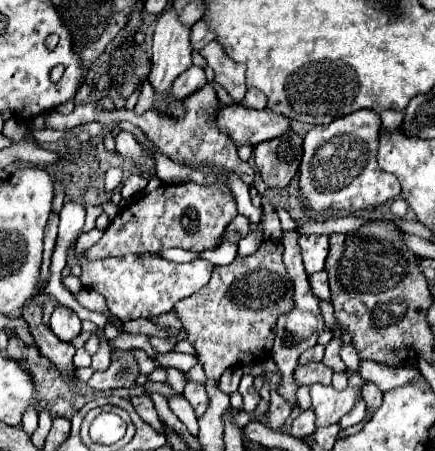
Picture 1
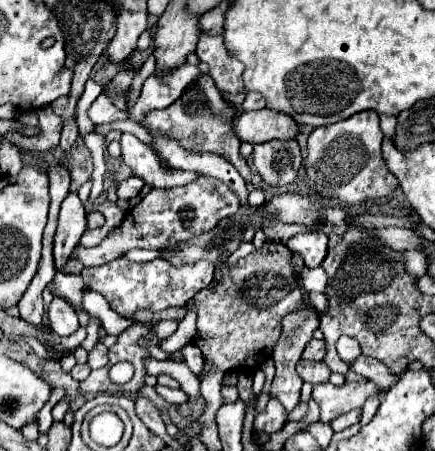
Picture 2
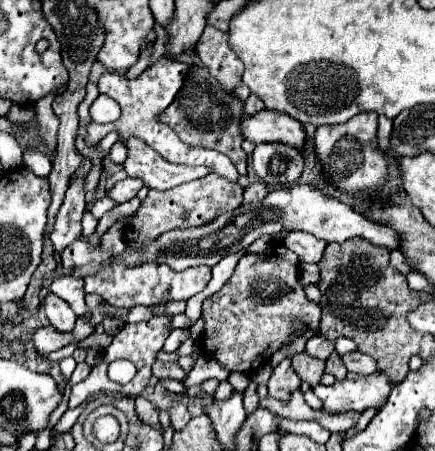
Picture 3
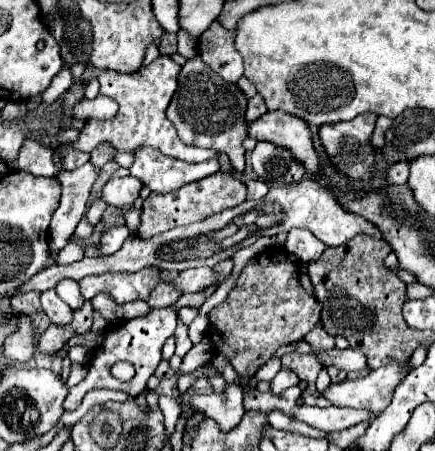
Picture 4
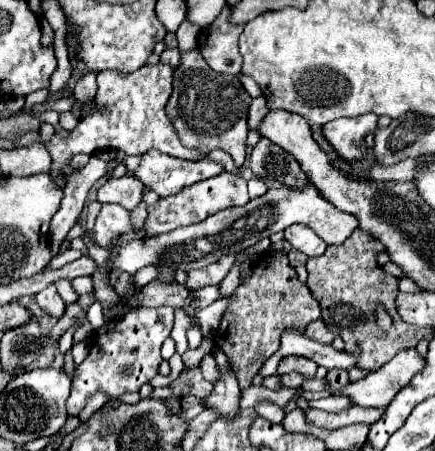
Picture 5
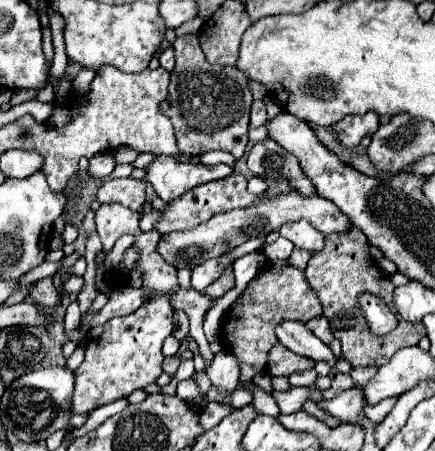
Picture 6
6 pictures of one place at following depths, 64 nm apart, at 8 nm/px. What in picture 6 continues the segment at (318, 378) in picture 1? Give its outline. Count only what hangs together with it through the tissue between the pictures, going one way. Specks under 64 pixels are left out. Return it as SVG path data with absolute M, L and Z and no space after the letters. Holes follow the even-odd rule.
M274 344L272 352L268 352L268 374L270 376L290 376L300 370L314 368L314 360L308 360L306 356L296 356L294 352L288 352L282 344Z

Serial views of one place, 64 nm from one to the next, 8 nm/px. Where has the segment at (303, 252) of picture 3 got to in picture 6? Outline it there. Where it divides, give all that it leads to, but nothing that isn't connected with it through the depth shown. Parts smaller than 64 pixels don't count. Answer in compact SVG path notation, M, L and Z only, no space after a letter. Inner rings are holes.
M306 220L284 224L284 228L280 228L278 232L280 236L288 238L296 248L318 252L324 246L324 236L320 236L320 232L316 232L316 228L312 228L312 224L308 224Z

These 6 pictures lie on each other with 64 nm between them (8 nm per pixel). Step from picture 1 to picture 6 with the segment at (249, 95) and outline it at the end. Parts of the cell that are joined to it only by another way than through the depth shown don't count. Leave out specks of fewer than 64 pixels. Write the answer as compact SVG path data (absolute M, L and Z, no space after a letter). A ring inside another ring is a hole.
M254 100L252 104L252 114L250 114L250 128L258 128L266 122L266 106L262 100Z

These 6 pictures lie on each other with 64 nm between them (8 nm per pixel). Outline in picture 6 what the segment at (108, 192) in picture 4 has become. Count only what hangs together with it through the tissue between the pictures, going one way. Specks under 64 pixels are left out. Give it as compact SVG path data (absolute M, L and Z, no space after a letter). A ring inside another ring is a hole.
M134 178L108 180L98 188L98 202L118 202L126 208L142 212L146 204L146 184Z

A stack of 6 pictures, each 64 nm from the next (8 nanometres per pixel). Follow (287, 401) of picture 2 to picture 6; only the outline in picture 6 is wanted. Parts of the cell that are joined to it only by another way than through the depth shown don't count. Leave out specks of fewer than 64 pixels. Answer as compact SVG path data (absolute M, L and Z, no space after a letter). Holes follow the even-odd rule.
M304 370L304 372L296 372L290 376L290 384L292 386L314 386L318 380L318 374L316 370Z

